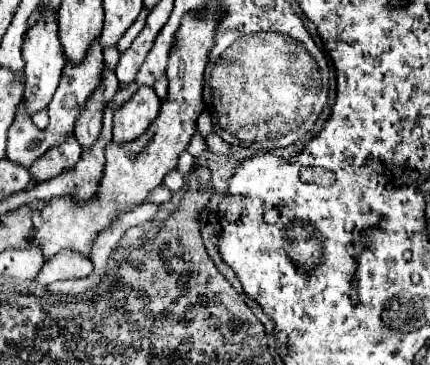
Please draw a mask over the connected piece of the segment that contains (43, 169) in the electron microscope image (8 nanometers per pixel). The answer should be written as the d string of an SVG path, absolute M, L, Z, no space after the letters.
M68 135L60 145L54 145L52 149L48 149L32 167L30 173L36 181L46 181L50 177L56 177L60 171L70 169L72 165L76 165L76 161L80 159L82 147L76 141L74 135Z

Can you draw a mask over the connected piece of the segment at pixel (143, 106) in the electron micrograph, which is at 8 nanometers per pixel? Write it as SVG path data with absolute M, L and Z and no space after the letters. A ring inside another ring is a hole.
M140 87L130 101L114 111L114 141L124 143L138 139L158 115L160 99L152 87Z

